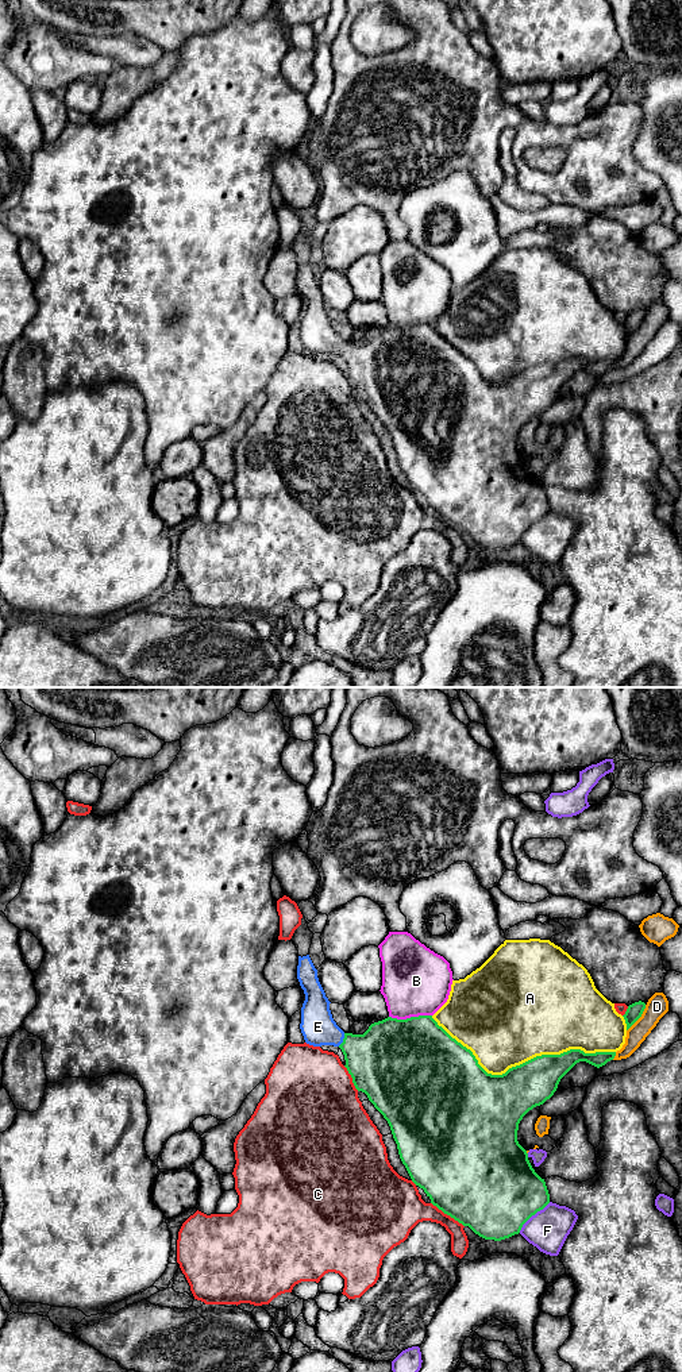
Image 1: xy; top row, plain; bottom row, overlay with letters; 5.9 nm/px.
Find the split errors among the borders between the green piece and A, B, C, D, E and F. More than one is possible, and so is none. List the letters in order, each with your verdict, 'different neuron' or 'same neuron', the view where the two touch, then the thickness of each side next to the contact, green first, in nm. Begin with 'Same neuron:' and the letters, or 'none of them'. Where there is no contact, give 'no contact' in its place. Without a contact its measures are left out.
Same neuron: E
A: different neuron; contact in xy; calibres 320 and 500 nm
B: different neuron; contact in xy; calibres 500 and 400 nm
C: different neuron; contact in xy; calibres 500 and 220 nm
D: different neuron; contact in xy; calibres 90 and 130 nm
E: same neuron; contact in xy; calibres 380 and 200 nm
F: different neuron; contact in xy; calibres 500 and 240 nm

